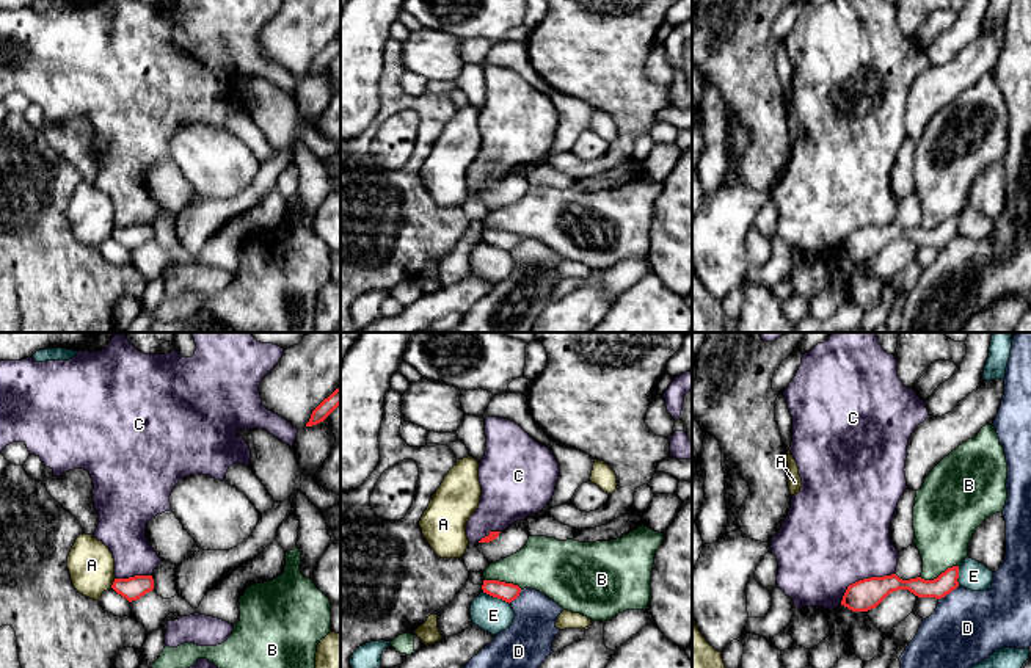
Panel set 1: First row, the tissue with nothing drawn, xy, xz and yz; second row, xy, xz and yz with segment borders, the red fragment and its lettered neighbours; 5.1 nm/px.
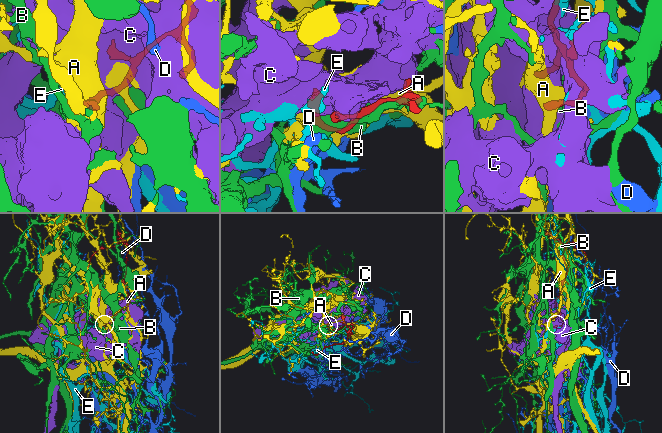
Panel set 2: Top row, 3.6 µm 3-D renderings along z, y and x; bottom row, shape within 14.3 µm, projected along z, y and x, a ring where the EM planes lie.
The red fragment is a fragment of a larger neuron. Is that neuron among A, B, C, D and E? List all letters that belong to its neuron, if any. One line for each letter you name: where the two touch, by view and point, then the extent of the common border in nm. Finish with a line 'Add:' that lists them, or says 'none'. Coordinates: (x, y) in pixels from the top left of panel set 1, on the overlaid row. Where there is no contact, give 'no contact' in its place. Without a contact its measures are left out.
Add: none

